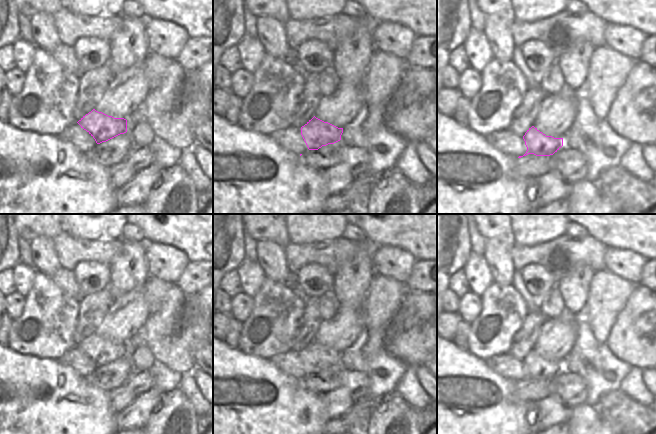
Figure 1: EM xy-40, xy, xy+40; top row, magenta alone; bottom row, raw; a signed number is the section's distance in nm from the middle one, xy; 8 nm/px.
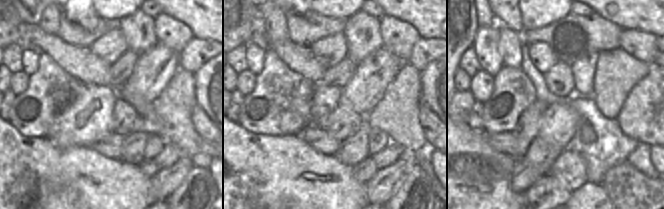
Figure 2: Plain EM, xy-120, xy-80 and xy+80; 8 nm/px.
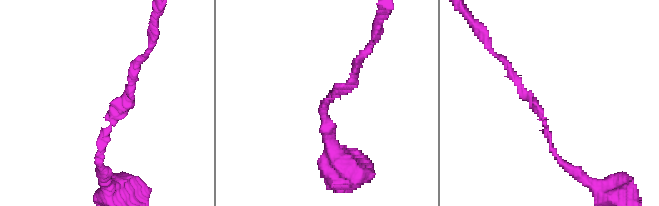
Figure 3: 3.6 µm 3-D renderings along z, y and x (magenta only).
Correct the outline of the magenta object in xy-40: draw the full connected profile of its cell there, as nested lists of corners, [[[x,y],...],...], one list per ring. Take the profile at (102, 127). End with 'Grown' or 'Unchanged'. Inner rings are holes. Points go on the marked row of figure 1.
[[[95,109],[83,116],[77,123],[95,139],[97,144],[127,132],[126,119],[114,118]]]. Unchanged

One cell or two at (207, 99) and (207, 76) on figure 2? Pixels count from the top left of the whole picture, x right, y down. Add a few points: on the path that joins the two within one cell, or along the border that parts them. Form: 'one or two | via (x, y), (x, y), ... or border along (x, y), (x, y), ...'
one | via (207, 93), (207, 82)

